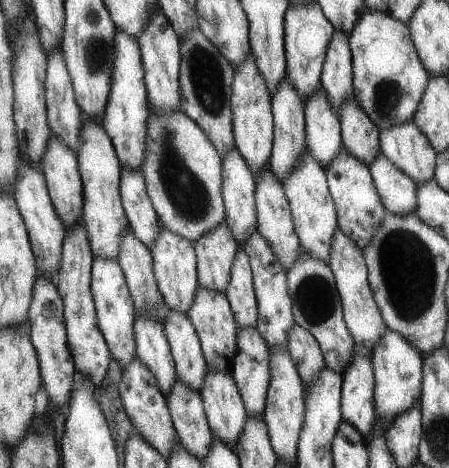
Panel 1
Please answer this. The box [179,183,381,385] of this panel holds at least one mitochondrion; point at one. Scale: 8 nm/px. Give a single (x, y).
(314, 297)

